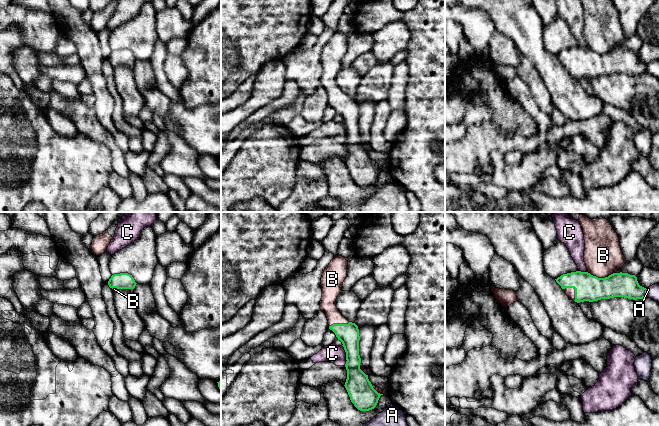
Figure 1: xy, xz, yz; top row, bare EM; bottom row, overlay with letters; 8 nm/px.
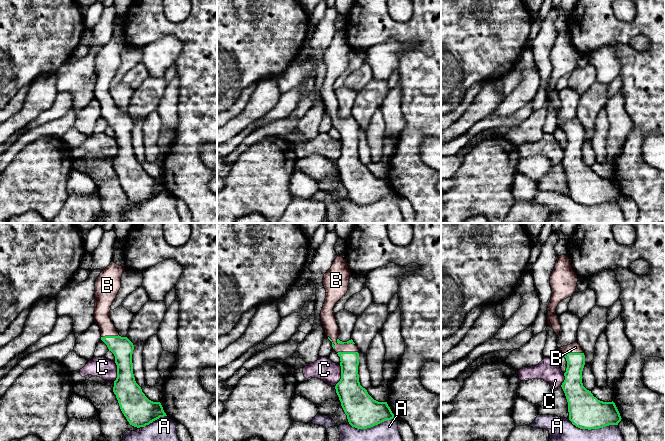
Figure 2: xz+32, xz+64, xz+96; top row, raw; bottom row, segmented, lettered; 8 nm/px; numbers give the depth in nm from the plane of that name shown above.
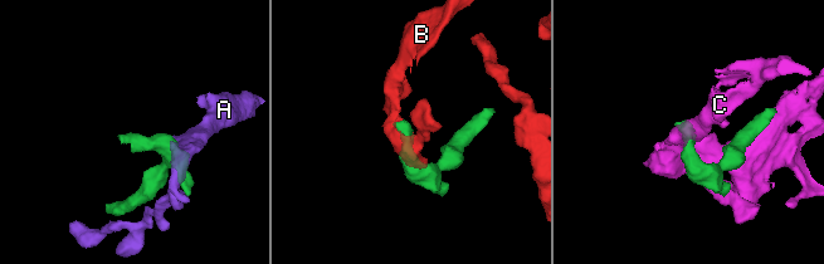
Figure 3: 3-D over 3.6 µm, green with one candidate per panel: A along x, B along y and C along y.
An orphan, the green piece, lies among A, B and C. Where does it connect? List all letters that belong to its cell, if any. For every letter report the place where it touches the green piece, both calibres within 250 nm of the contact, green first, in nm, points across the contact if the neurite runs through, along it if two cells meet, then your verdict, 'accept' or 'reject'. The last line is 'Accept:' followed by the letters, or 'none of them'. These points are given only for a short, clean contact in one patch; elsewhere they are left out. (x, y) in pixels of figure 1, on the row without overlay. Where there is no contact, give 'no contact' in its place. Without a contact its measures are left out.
A: contact yz (646, 69); calibres 190 and 100 nm; border yz (646, 65), (647, 72); reject
B: contact yz (600, 54); calibres 220 and 300 nm; accept
C: contact xz (346, 131); calibres 200 and 150 nm; border xz (342, 121), (345, 127), (345, 141); reject
Accept: B

